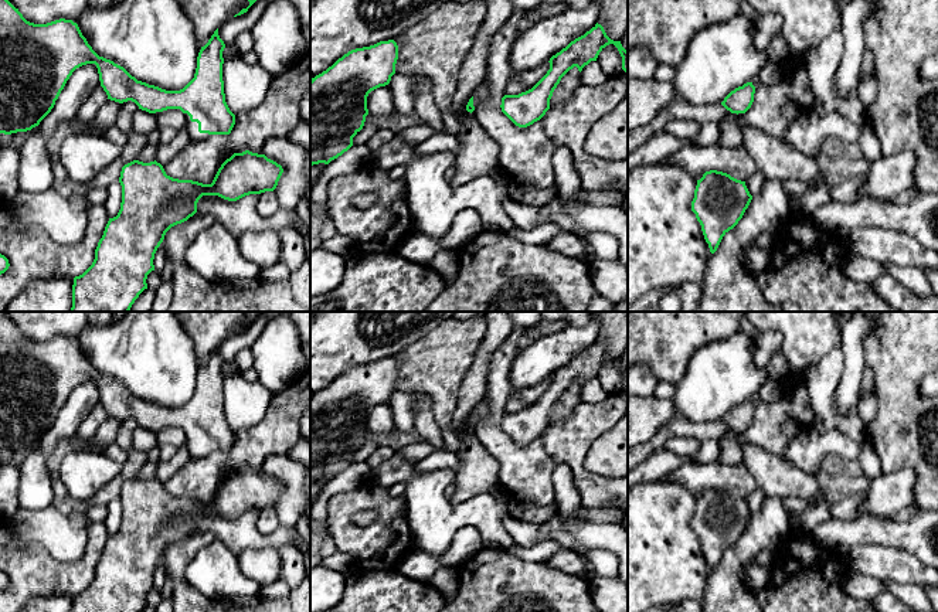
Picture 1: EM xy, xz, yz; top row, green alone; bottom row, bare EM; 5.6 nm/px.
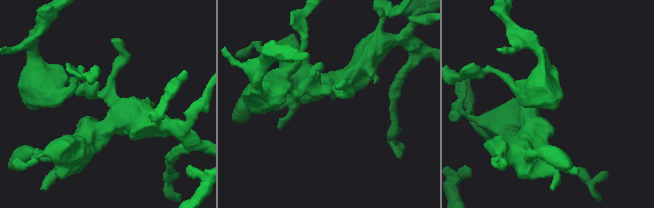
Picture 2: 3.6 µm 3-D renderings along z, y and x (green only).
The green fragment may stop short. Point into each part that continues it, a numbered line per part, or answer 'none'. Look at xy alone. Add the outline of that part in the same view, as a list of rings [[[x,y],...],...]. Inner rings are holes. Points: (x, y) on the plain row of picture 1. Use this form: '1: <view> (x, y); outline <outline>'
1: xy (191, 444); outline [[[187,431],[186,432],[186,443],[187,443],[187,448],[188,448],[188,452],[190,452],[190,460],[193,459],[200,459],[200,458],[204,458],[213,452],[208,452],[208,450],[200,450],[198,449],[198,441],[197,439],[191,439],[190,438],[190,434]]]

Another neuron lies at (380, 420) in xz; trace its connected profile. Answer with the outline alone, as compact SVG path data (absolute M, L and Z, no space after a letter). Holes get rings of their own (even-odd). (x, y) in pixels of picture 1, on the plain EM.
M388 402L371 408L367 414L368 431L388 434L395 428L392 409Z

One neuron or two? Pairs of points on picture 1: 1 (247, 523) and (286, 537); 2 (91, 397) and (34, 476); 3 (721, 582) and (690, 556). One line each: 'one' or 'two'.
1: one
2: one
3: two

